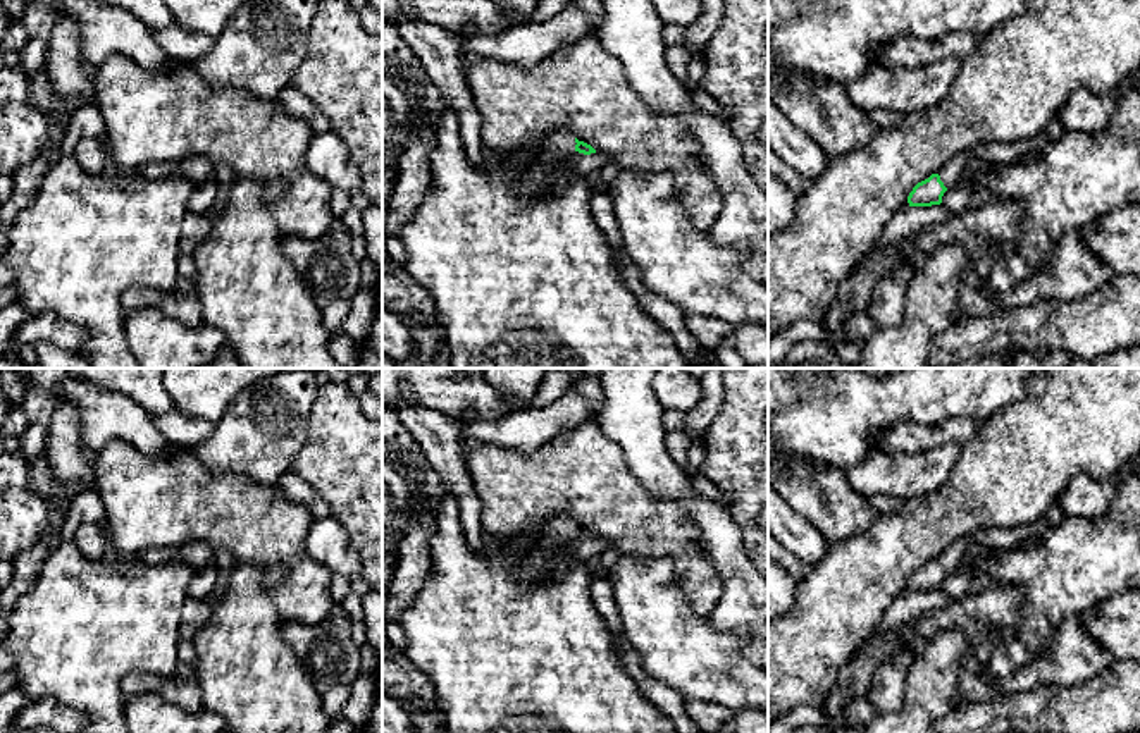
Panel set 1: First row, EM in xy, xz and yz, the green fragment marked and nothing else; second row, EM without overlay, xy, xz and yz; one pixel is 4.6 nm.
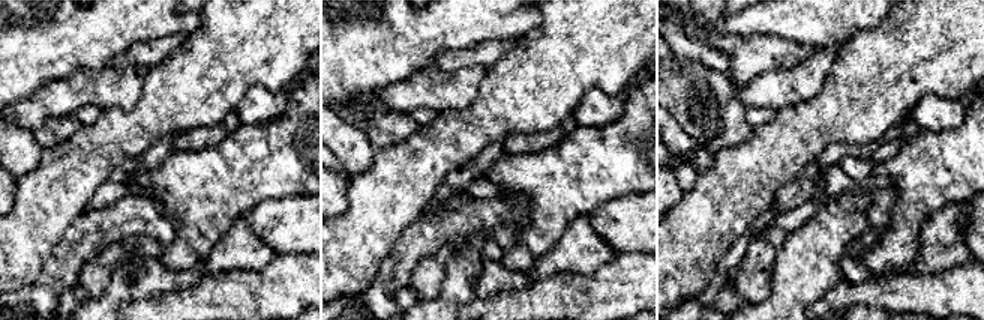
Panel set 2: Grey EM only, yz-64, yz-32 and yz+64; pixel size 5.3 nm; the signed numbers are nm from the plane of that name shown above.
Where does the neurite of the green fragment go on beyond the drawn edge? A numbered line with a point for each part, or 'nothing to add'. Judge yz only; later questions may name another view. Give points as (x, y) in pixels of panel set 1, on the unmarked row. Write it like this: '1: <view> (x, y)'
1: yz (951, 558)

